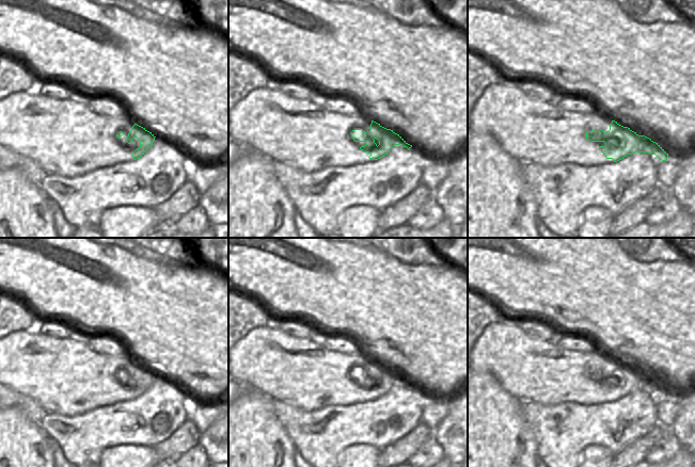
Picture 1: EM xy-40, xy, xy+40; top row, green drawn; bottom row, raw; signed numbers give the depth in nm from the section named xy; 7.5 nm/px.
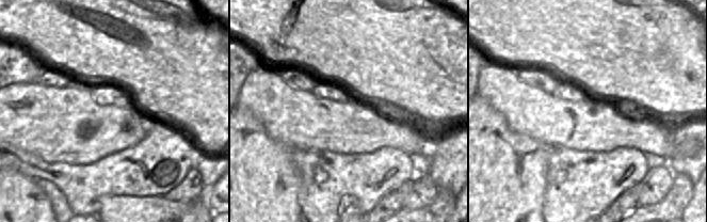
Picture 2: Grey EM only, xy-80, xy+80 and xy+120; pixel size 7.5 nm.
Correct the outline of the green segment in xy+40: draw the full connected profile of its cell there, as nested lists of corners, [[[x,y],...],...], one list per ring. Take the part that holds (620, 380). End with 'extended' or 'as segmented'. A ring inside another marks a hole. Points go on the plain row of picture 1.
[[[504,316],[487,325],[475,341],[469,370],[489,372],[515,398],[544,405],[576,402],[589,406],[614,402],[634,391],[649,391],[662,400],[668,396],[651,377],[638,374],[596,349],[581,353],[562,349],[550,340],[536,340],[522,331],[519,321]]] | extended

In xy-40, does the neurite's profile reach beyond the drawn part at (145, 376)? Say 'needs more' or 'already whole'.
needs more

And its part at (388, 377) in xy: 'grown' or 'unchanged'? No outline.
grown

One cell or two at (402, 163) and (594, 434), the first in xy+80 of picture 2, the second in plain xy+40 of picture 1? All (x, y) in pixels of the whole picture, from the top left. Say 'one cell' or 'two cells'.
one cell

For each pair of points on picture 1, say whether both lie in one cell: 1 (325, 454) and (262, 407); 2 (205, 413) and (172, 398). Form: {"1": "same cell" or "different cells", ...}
{"1": "different cells", "2": "different cells"}

